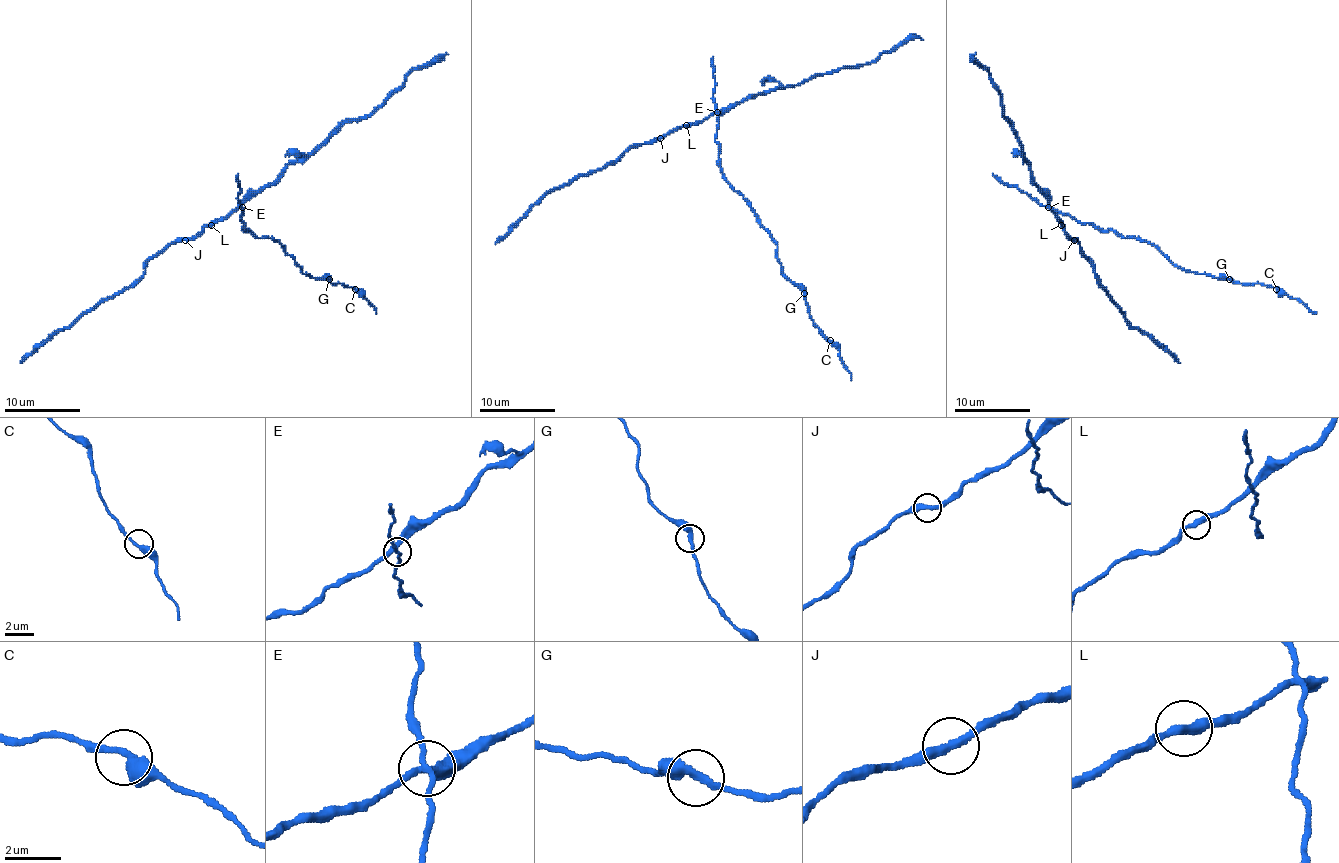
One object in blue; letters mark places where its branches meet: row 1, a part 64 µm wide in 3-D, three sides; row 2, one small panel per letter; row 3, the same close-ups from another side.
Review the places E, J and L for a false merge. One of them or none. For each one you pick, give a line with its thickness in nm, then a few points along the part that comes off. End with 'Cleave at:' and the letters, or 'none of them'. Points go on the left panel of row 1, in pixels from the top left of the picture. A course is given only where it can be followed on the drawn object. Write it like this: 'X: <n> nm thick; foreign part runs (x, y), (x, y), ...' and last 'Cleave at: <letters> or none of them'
E: 260 nm thick; foreign part runs (242, 208), (240, 219), (247, 230), (259, 238), (276, 240), (302, 272), (355, 287), (376, 313)
Cleave at: E

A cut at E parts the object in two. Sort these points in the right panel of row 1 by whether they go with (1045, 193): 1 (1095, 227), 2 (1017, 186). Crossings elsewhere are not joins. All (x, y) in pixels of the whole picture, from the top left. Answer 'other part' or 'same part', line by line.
1: other part
2: other part

